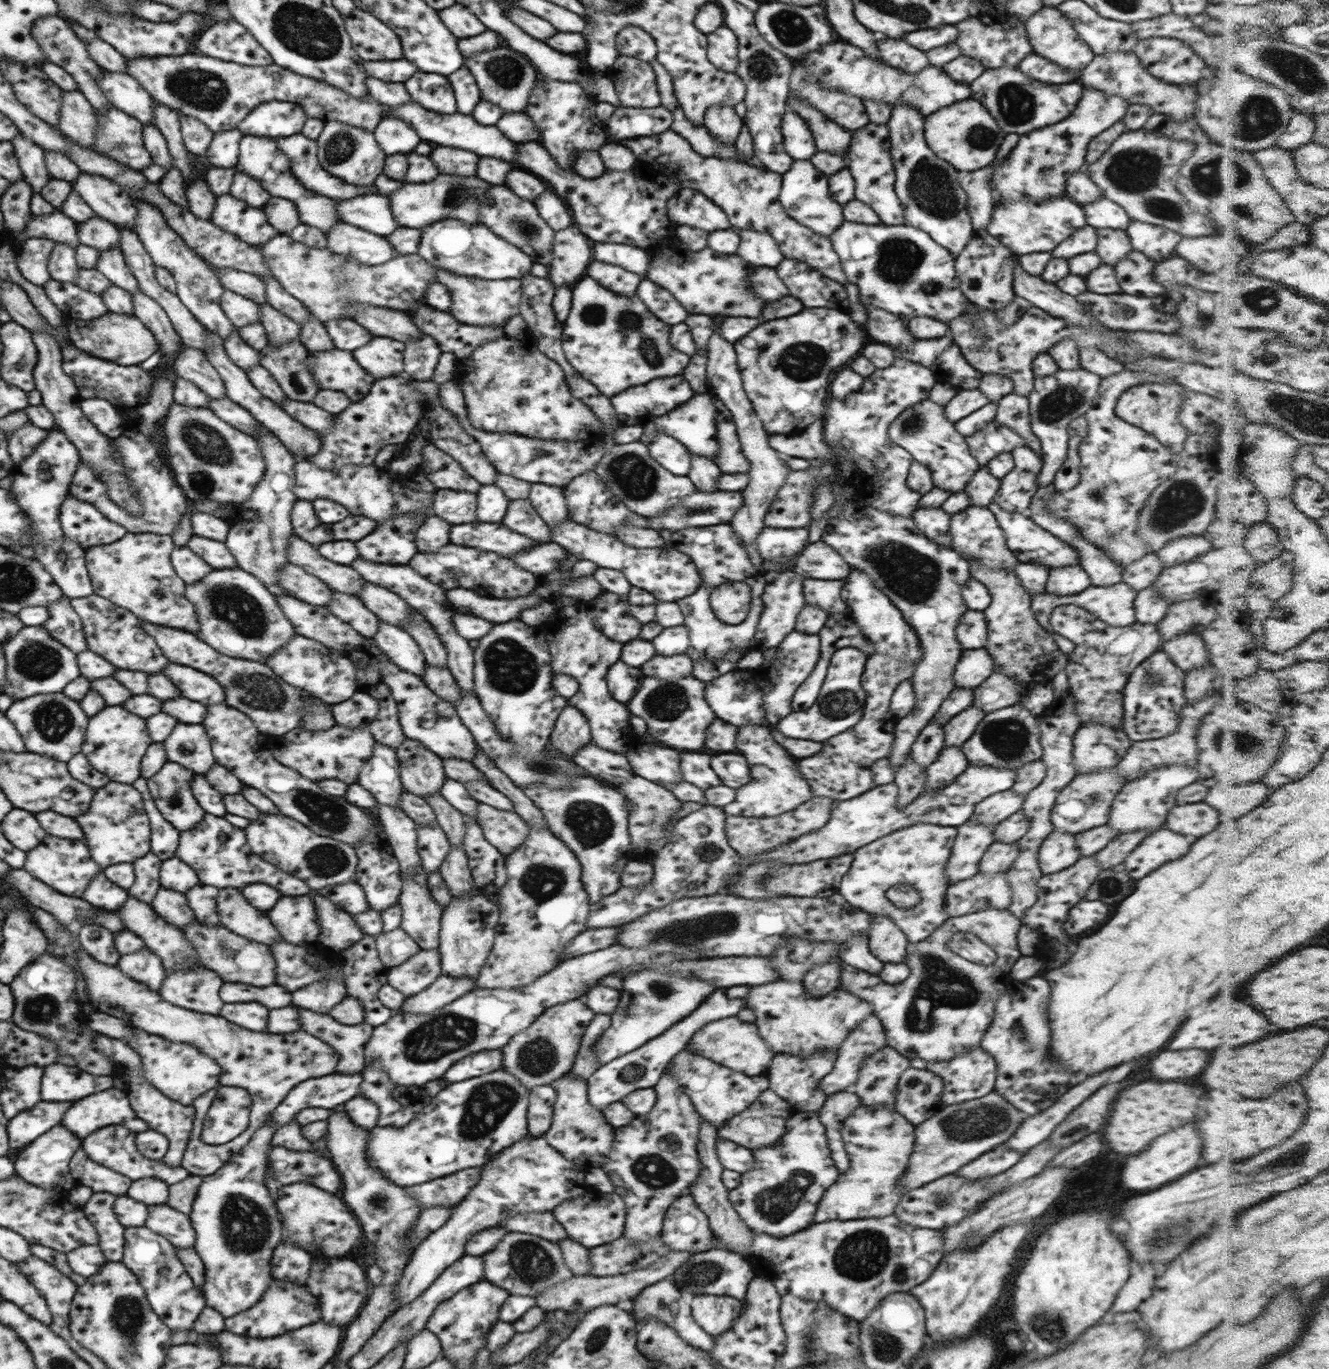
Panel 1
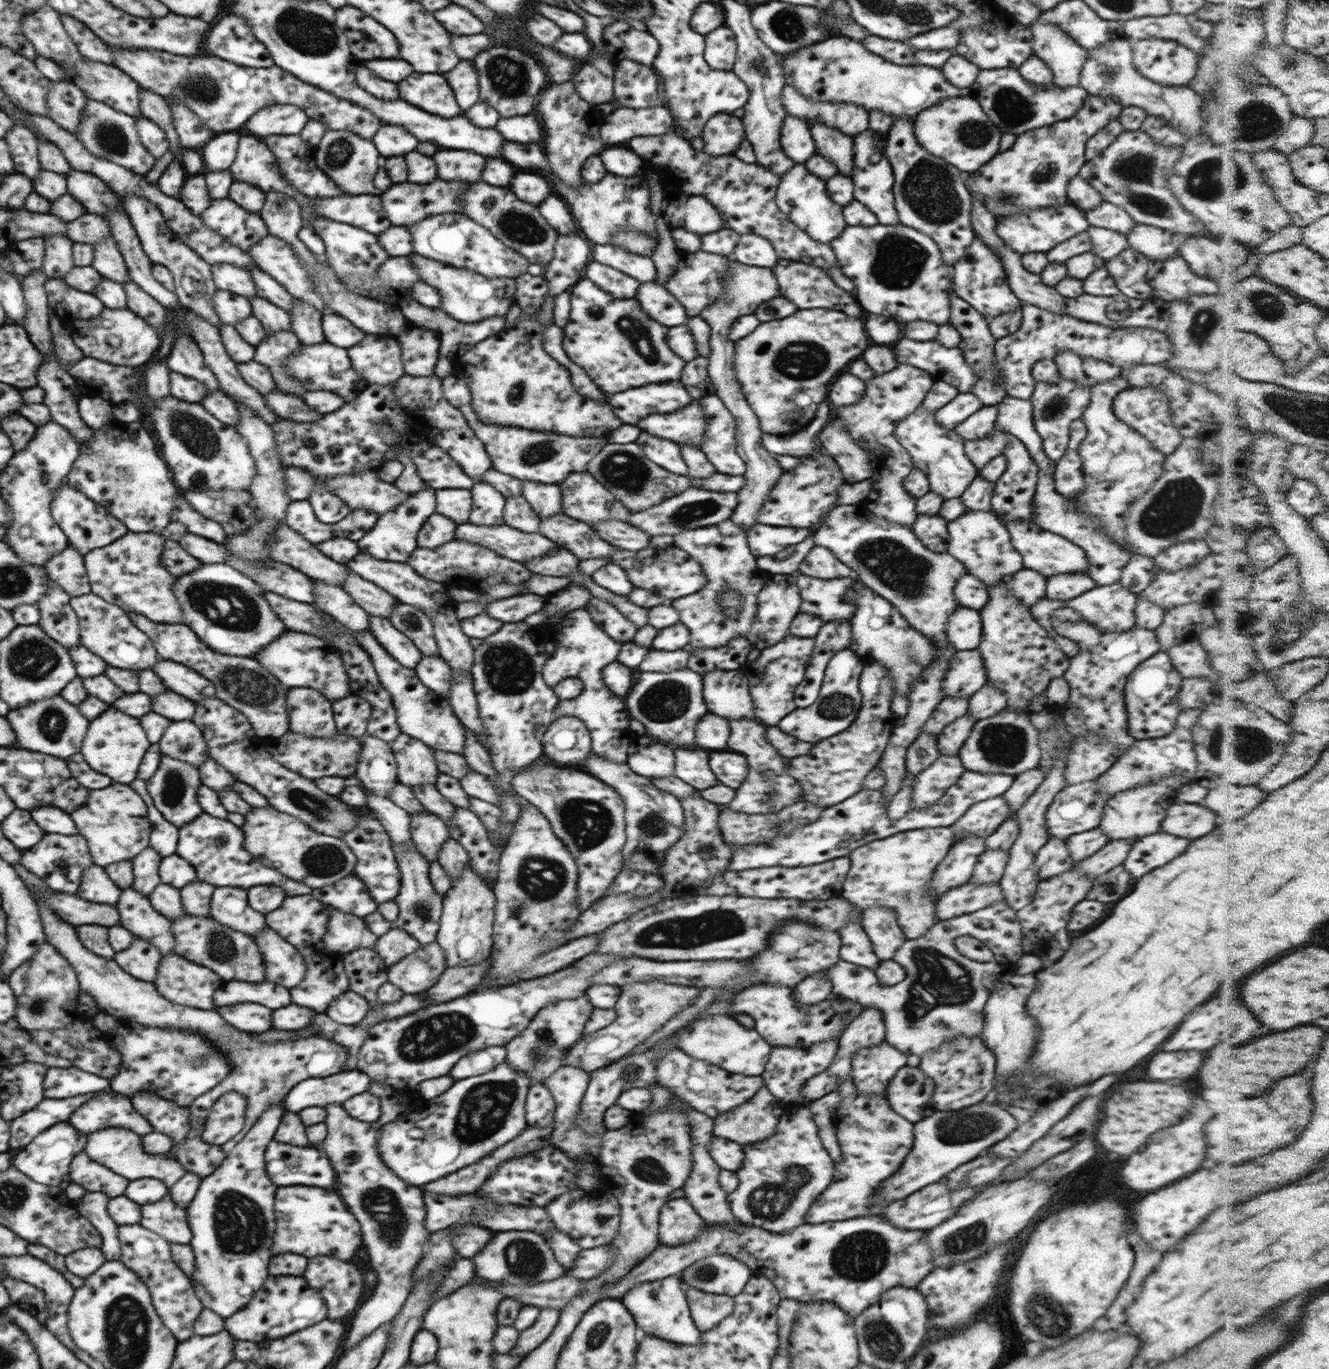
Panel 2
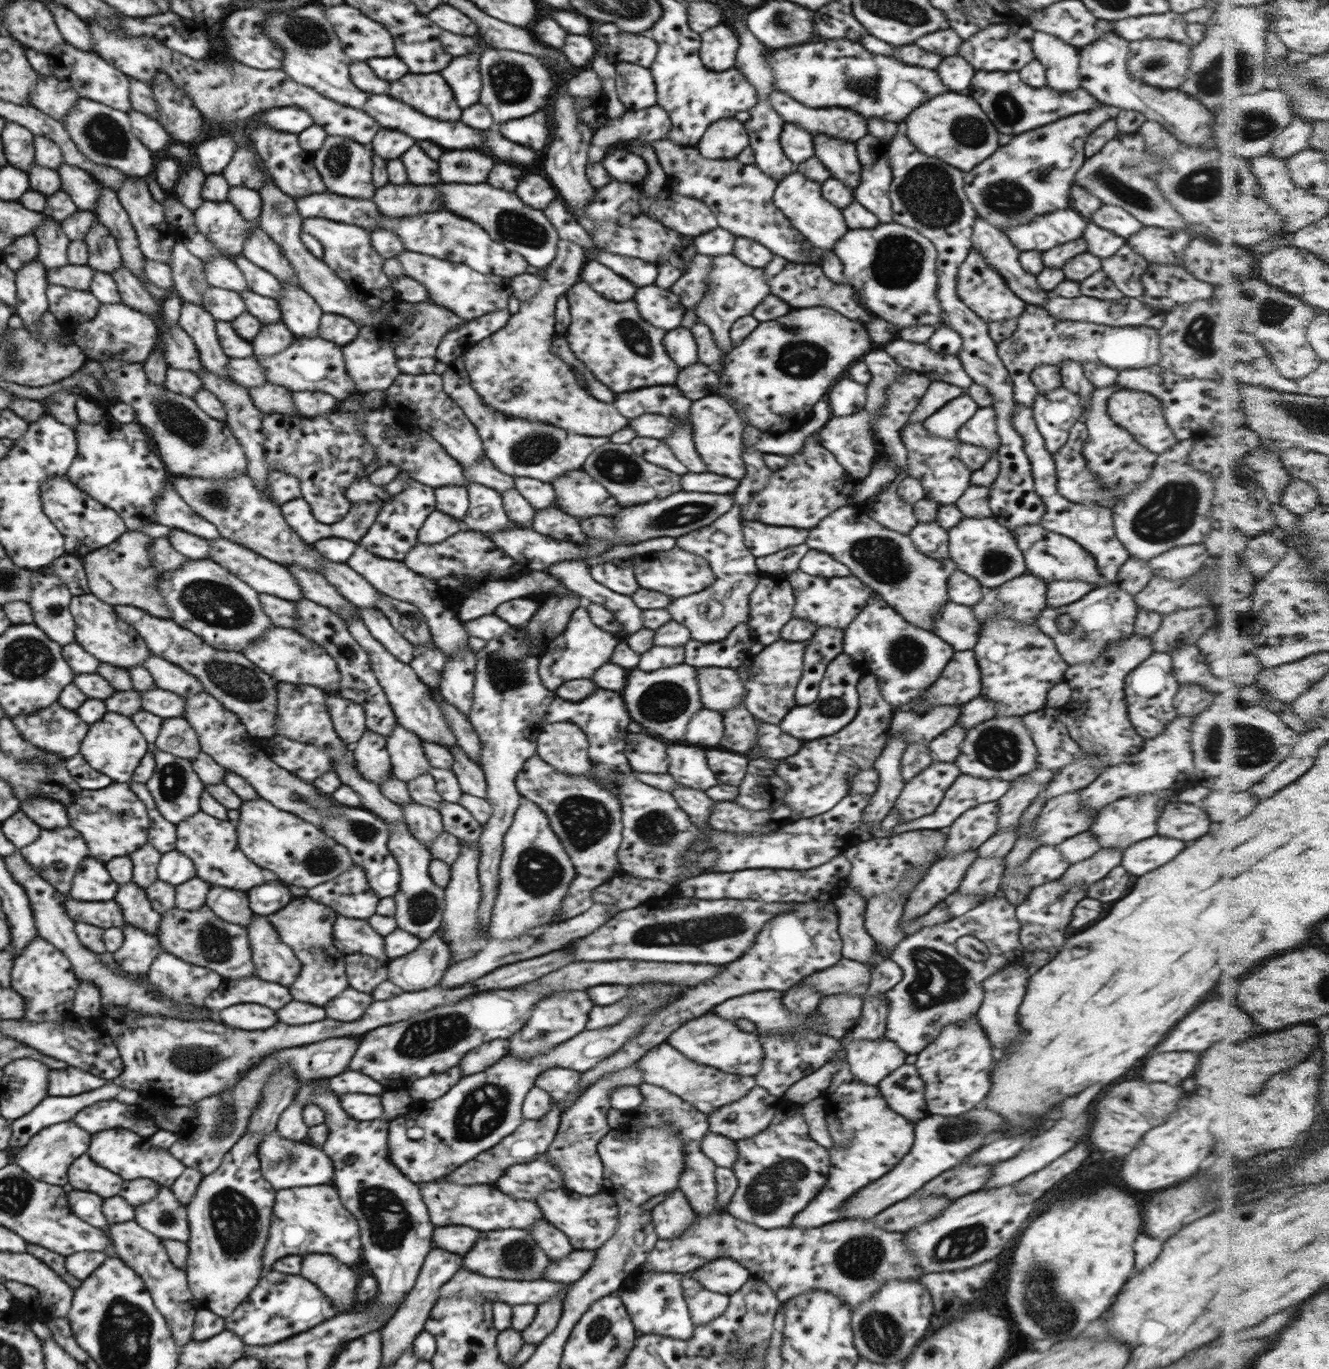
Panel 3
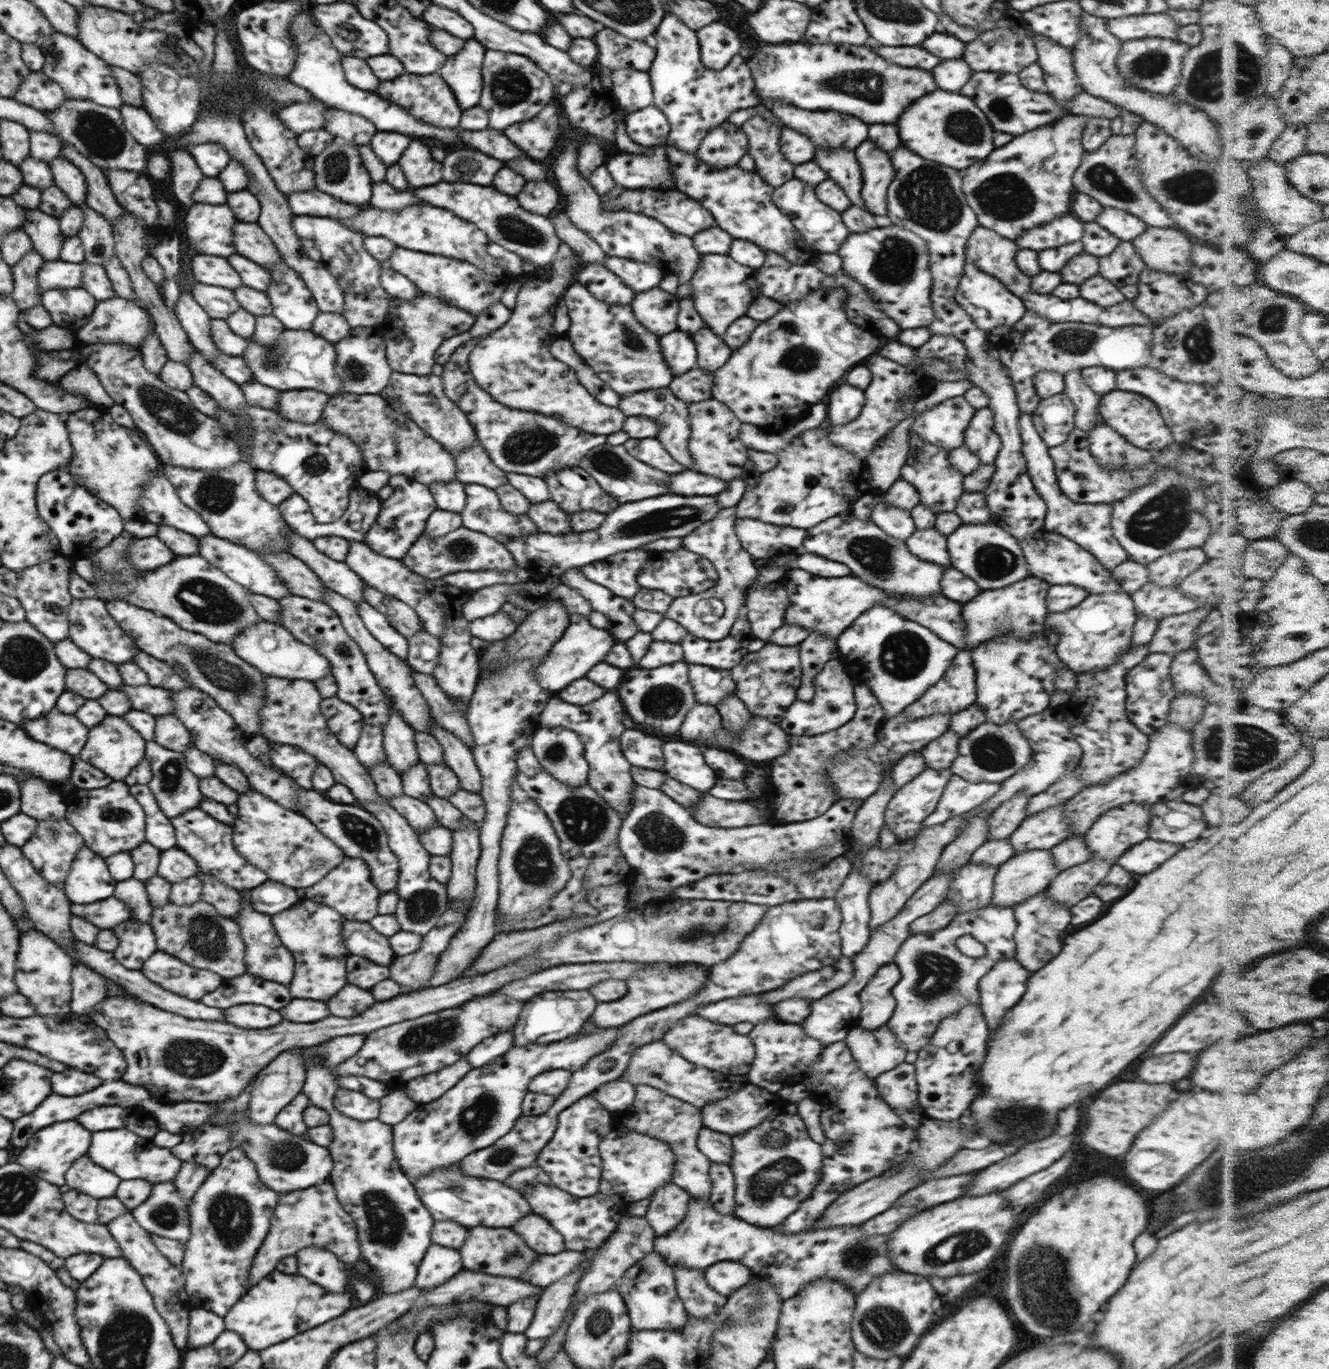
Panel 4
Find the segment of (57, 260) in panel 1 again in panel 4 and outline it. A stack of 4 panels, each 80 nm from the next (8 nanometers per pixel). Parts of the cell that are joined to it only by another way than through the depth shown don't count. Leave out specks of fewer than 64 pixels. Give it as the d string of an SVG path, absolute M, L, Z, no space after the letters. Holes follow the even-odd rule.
M26 209L24 231L33 242L34 248L45 261L58 260L65 239L60 230L58 219L40 210Z

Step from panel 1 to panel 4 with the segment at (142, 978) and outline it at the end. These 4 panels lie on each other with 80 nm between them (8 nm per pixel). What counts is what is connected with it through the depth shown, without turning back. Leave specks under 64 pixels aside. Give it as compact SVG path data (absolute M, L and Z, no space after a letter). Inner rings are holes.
M127 918L110 929L119 940L113 956L128 970L140 971L146 960L157 951L155 934L148 923Z

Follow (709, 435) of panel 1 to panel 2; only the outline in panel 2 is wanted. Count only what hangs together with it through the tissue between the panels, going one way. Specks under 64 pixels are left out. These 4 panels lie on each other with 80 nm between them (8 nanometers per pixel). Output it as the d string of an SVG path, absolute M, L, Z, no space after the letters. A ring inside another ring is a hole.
M693 399L688 406L685 406L676 412L646 416L646 418L640 420L635 426L652 436L672 440L676 443L692 443L699 448L706 424L708 423L706 423L704 412L701 411L699 399Z

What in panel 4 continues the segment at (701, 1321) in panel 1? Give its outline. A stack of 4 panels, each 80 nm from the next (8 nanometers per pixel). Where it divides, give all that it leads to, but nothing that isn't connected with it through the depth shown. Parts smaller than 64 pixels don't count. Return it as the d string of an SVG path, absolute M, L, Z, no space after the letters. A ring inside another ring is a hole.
M674 1265L673 1273L678 1296L688 1315L704 1318L722 1308L728 1297L718 1294L707 1282L703 1270Z

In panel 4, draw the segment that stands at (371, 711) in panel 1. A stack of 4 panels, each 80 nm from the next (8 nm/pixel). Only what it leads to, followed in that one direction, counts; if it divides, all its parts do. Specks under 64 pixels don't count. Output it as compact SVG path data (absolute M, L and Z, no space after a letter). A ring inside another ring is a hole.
M336 696L324 699L320 708L326 717L329 731L349 750L353 750L361 735L364 724L362 713L354 706Z

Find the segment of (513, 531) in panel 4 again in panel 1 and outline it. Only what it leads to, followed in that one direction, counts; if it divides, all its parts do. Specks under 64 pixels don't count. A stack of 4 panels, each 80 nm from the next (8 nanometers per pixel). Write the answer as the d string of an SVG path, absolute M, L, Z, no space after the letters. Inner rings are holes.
M480 485L476 492L477 511L476 521L487 523L500 523L509 505L502 489L494 485Z

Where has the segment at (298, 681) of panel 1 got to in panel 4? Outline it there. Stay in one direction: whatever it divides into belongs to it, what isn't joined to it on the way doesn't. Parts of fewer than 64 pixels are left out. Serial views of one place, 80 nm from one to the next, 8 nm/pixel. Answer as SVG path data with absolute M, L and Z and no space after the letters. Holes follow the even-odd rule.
M259 619L254 626L238 634L234 638L232 648L238 657L264 675L288 678L288 680L306 680L313 684L332 672L328 659L320 655L320 652L294 639L286 628L263 619Z

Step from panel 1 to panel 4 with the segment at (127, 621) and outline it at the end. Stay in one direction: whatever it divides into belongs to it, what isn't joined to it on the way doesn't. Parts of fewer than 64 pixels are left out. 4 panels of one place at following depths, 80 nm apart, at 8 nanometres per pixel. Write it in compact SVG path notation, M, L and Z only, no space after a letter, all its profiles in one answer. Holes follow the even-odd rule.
M73 598L68 611L68 621L70 621L68 639L91 658L103 659L118 666L126 664L126 662L134 663L134 656L140 652L134 640L130 639L122 631L118 622L110 616L106 602L100 598Z

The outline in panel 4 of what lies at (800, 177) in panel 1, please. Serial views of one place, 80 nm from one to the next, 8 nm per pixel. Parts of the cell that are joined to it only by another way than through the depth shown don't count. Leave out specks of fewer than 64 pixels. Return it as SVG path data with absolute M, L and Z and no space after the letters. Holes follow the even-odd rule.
M794 177L782 187L778 187L771 197L773 204L790 218L790 222L802 233L804 240L812 248L815 248L819 253L836 254L851 232L842 221L841 214L838 211L818 201L815 189Z

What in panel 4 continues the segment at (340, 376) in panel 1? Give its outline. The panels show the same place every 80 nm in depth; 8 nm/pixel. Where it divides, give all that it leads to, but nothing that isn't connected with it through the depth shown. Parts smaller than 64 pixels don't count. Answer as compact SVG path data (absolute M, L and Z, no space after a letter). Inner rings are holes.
M284 329L277 343L267 347L247 338L243 361L251 370L253 380L278 391L317 390L329 395L343 392L341 380L334 372L336 349L334 343L314 334L311 330Z

